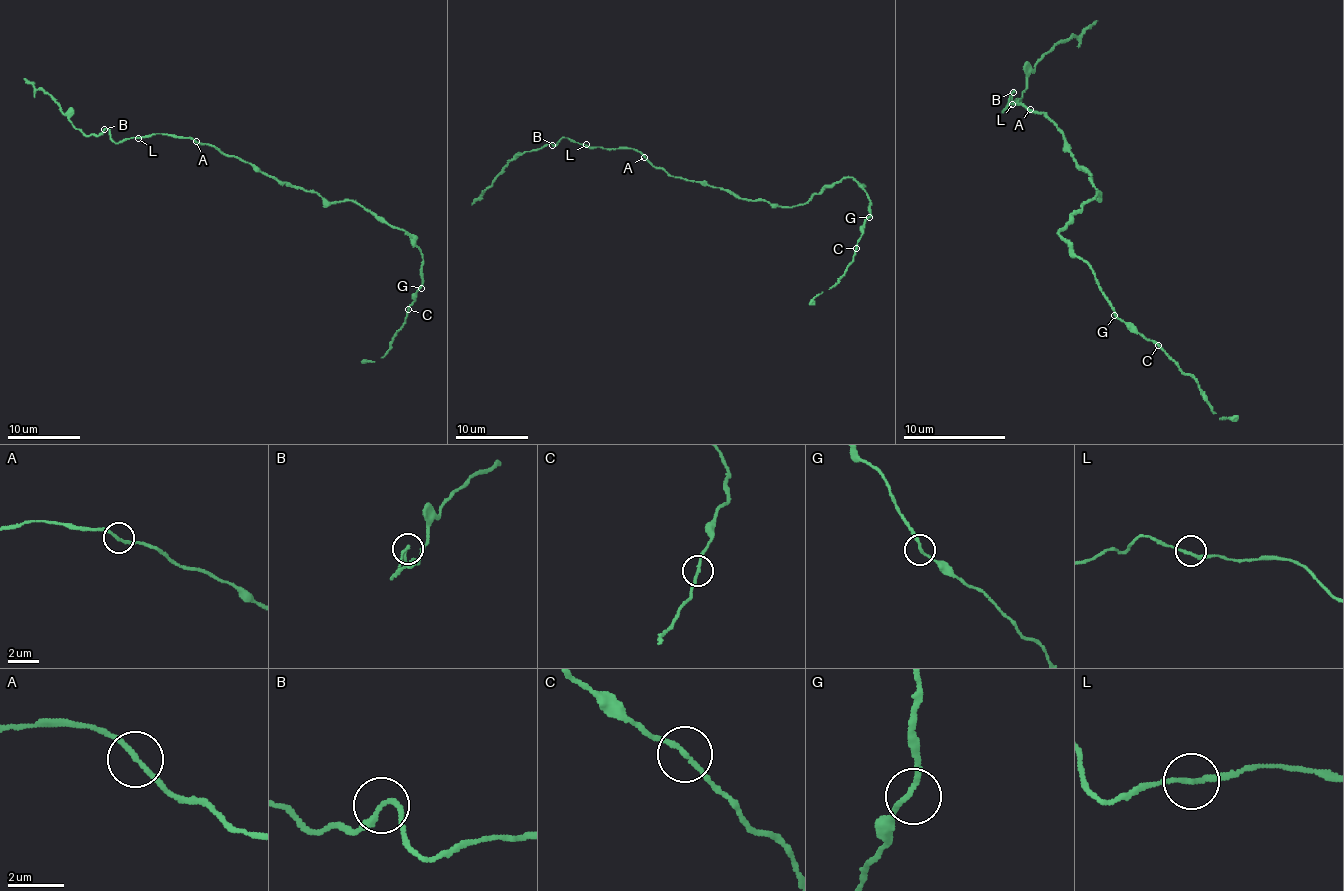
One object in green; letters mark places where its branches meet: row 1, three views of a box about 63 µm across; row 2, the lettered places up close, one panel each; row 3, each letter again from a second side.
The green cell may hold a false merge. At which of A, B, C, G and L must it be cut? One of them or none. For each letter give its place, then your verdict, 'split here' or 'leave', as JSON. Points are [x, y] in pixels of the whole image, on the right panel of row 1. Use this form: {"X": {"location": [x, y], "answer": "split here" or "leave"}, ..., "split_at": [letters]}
{"A": {"location": [1030, 109], "answer": "leave"}, "B": {"location": [1013, 92], "answer": "leave"}, "C": {"location": [1158, 345], "answer": "leave"}, "G": {"location": [1114, 315], "answer": "leave"}, "L": {"location": [1012, 104], "answer": "leave"}, "split_at": []}

